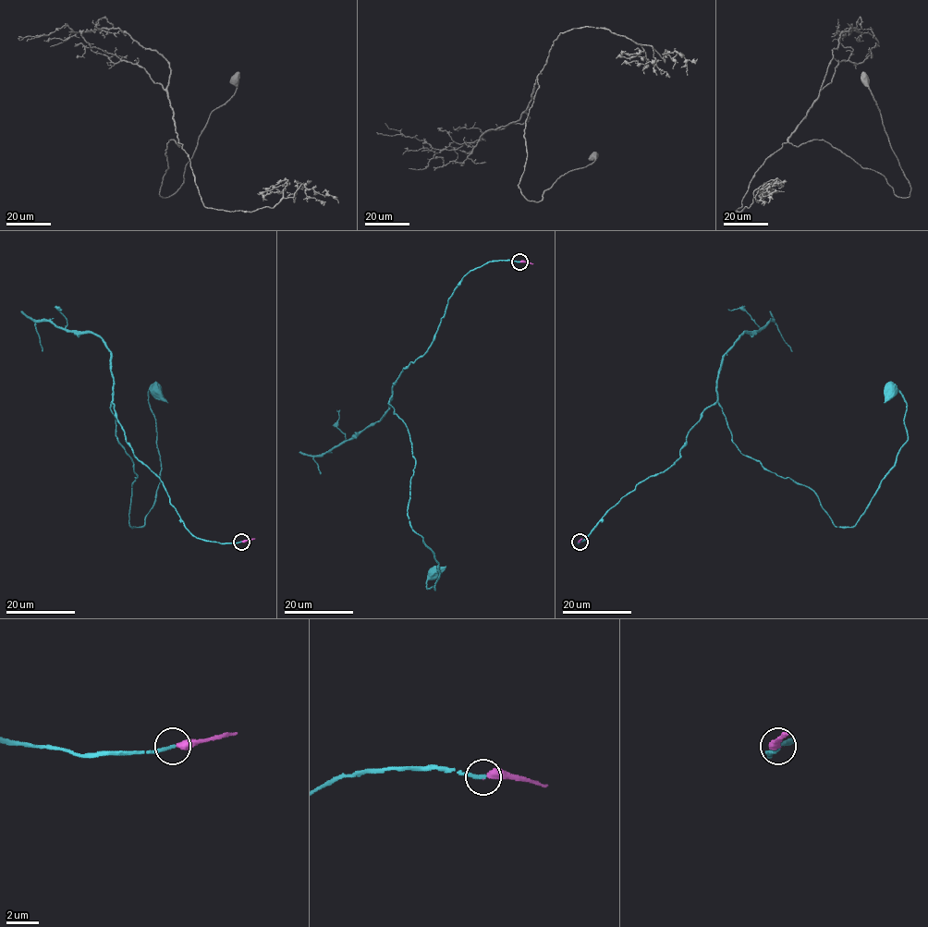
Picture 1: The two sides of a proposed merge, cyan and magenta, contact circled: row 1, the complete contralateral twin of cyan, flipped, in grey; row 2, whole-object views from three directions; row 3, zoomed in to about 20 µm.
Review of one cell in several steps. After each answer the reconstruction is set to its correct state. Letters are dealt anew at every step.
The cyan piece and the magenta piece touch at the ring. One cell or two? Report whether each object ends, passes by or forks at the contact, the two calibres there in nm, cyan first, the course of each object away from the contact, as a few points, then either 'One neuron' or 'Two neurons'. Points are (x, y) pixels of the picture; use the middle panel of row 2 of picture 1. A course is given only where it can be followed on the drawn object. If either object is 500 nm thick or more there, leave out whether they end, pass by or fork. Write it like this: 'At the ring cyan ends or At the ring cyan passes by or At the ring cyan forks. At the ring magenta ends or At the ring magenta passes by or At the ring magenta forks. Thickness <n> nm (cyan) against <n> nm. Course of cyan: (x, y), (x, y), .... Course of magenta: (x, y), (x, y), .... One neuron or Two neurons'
At the ring cyan ends. At the ring magenta ends. Thickness 240 nm (cyan) against 360 nm. Course of cyan: (518, 262), (467, 274), (429, 349), (392, 387), (415, 459), (410, 528), (438, 563), (433, 576). Course of magenta: (518, 262), (532, 264). One neuron

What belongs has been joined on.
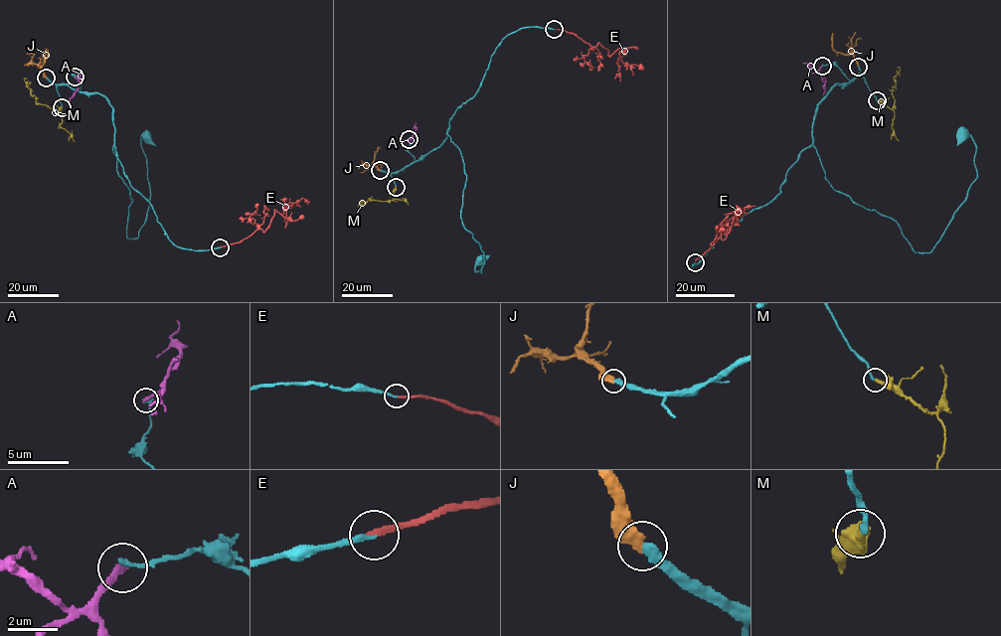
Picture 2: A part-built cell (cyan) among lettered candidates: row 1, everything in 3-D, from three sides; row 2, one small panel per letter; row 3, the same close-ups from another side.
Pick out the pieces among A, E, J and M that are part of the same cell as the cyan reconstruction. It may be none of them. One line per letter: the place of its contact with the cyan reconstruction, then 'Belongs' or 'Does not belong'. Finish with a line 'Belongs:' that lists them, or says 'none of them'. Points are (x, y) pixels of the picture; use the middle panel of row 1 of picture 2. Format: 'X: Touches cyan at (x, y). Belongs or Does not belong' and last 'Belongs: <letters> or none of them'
A: Touches cyan at (409, 139). Does not belong
E: Touches cyan at (554, 29). Belongs
J: Touches cyan at (380, 170). Belongs
M: Touches cyan at (396, 187). Belongs
Belongs: E, J, M

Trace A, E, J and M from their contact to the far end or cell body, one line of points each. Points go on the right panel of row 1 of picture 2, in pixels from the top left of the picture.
A: (822, 66), (819, 70), (825, 82), (823, 95)
E: (695, 262), (715, 242), (711, 244), (720, 224), (726, 220), (717, 228), (723, 239), (732, 220), (755, 206)
J: (858, 67), (851, 53), (835, 51), (832, 33)
M: (878, 100), (893, 107), (894, 77), (900, 70), (898, 67)

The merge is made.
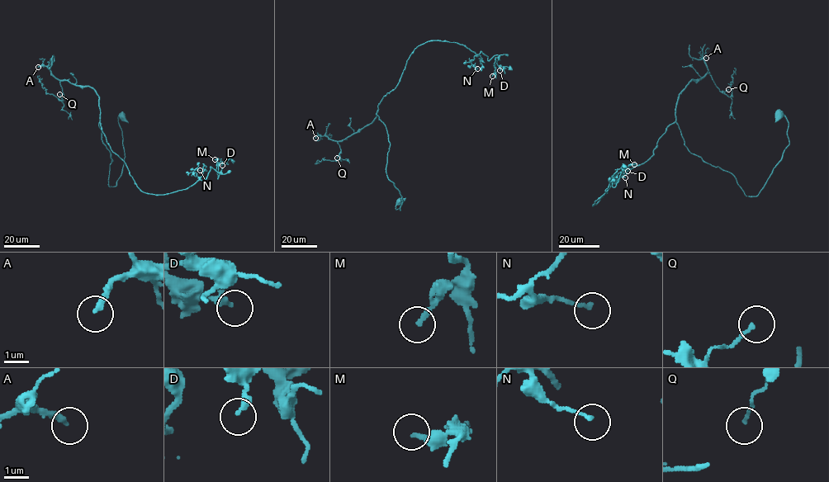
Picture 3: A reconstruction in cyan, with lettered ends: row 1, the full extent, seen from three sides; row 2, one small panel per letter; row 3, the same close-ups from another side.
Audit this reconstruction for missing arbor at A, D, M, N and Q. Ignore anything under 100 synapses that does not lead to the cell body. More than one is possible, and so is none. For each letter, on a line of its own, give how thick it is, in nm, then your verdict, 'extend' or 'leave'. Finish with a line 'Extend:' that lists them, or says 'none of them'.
A: 240 nm thick; extend
D: 280 nm thick; leave
M: 180 nm thick; leave
N: 150 nm thick; leave
Q: 130 nm thick; leave
Extend: A

